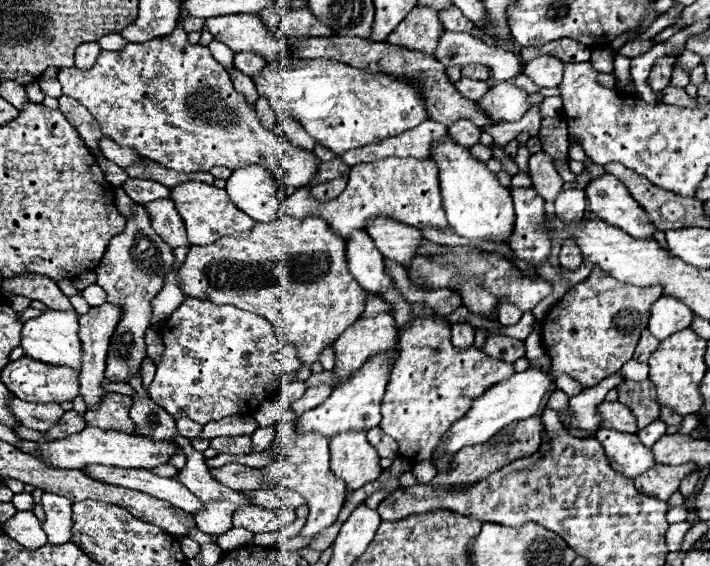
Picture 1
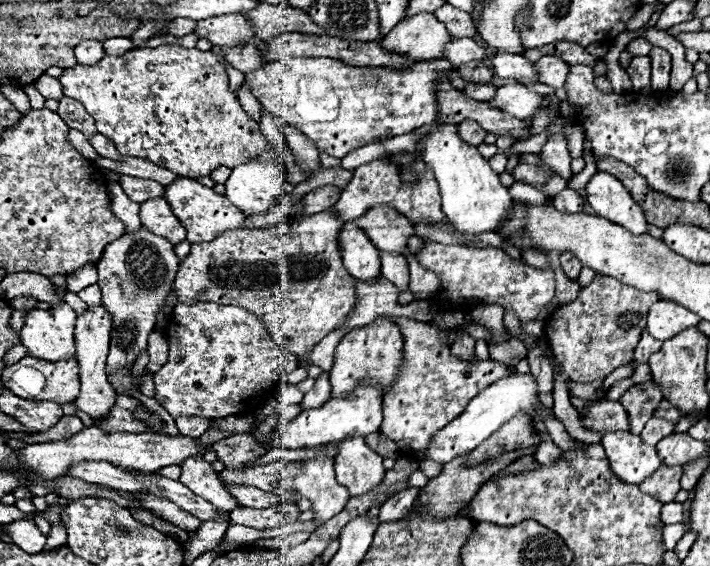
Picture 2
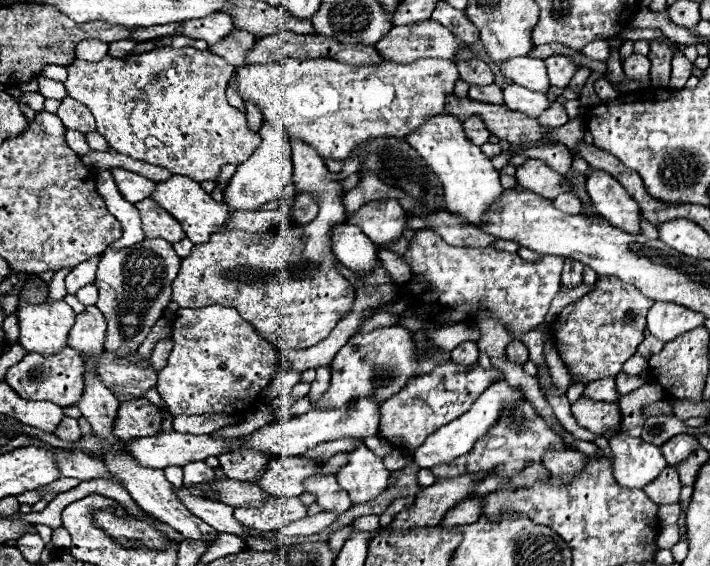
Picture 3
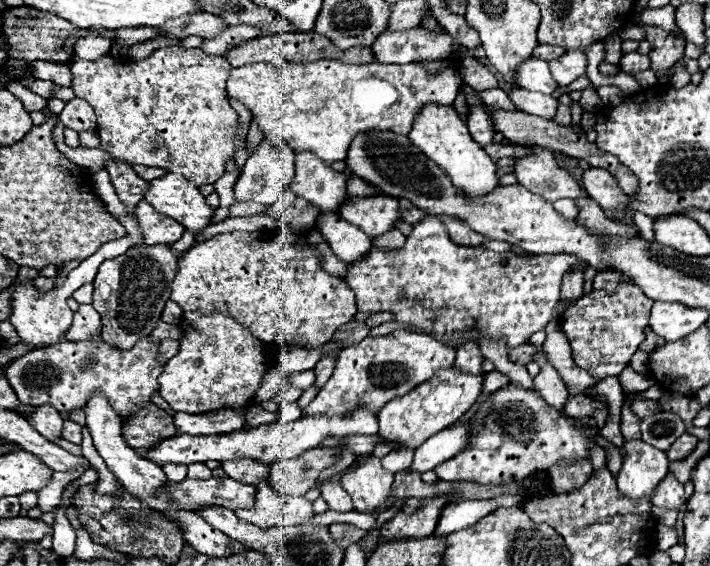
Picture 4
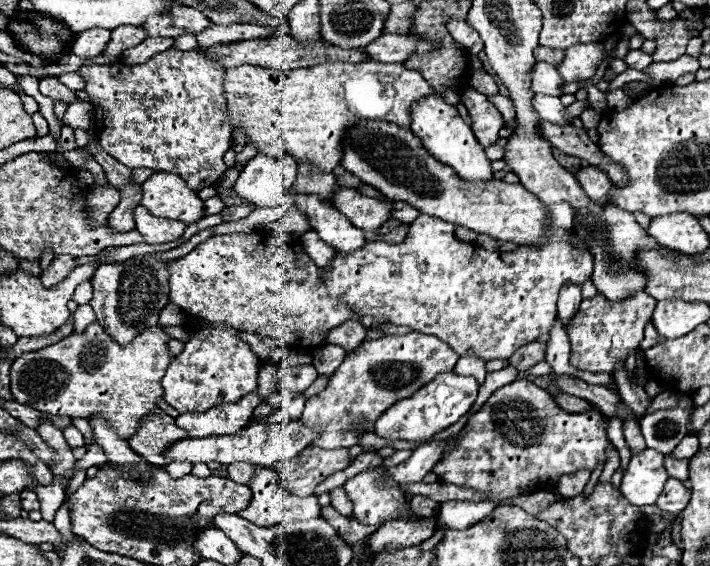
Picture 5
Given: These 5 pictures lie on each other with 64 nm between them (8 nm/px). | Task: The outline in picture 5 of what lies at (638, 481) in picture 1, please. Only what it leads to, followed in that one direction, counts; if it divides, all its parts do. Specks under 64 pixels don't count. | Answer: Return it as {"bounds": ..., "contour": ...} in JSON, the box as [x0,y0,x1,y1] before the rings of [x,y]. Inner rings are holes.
{"bounds":[656,478,690,516],"contour":[[[668,478],[662,494],[656,500],[656,506],[660,510],[666,510],[666,512],[678,516],[686,508],[688,502],[690,502],[690,492],[684,488],[684,484],[676,478]]]}

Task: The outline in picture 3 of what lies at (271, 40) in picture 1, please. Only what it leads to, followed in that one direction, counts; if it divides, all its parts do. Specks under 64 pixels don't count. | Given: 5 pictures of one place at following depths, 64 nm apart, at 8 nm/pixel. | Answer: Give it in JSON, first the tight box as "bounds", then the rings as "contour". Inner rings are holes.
{"bounds":[180,14,236,44],"contour":[[[208,14],[208,18],[196,18],[188,22],[180,22],[182,36],[196,38],[196,40],[206,40],[208,44],[214,44],[228,36],[236,26],[232,24],[232,18],[226,14]]]}

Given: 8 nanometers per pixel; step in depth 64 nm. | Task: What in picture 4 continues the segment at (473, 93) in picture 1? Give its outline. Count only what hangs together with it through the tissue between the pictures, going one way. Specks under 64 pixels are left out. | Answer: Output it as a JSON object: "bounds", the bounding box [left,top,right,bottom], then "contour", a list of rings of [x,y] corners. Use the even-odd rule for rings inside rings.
{"bounds":[478,88,514,110],"contour":[[[494,88],[494,90],[484,90],[484,92],[478,92],[478,96],[488,102],[488,106],[492,108],[498,108],[498,110],[514,110],[512,106],[512,100],[508,98],[508,94],[500,88]]]}

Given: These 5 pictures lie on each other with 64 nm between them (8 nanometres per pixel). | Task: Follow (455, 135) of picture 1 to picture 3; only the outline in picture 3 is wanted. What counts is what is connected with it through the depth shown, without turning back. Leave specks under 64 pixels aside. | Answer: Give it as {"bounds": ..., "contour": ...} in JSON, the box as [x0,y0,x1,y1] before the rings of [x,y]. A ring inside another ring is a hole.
{"bounds":[464,116,490,146],"contour":[[[472,116],[472,118],[468,118],[468,120],[464,122],[464,132],[466,132],[466,136],[468,136],[474,144],[478,144],[478,146],[486,144],[488,138],[490,138],[490,130],[486,128],[484,120],[480,120],[478,116]]]}

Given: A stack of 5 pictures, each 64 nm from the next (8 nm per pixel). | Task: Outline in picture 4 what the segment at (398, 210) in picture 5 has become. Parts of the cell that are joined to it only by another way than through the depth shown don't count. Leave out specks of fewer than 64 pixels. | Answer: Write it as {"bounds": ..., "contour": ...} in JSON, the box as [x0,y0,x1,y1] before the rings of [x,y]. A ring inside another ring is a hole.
{"bounds":[398,200,428,225],"contour":[[[398,200],[398,202],[400,202],[400,218],[408,224],[414,225],[420,218],[428,216],[428,212],[416,208],[416,206],[414,206],[412,202],[408,202],[408,200]]]}

